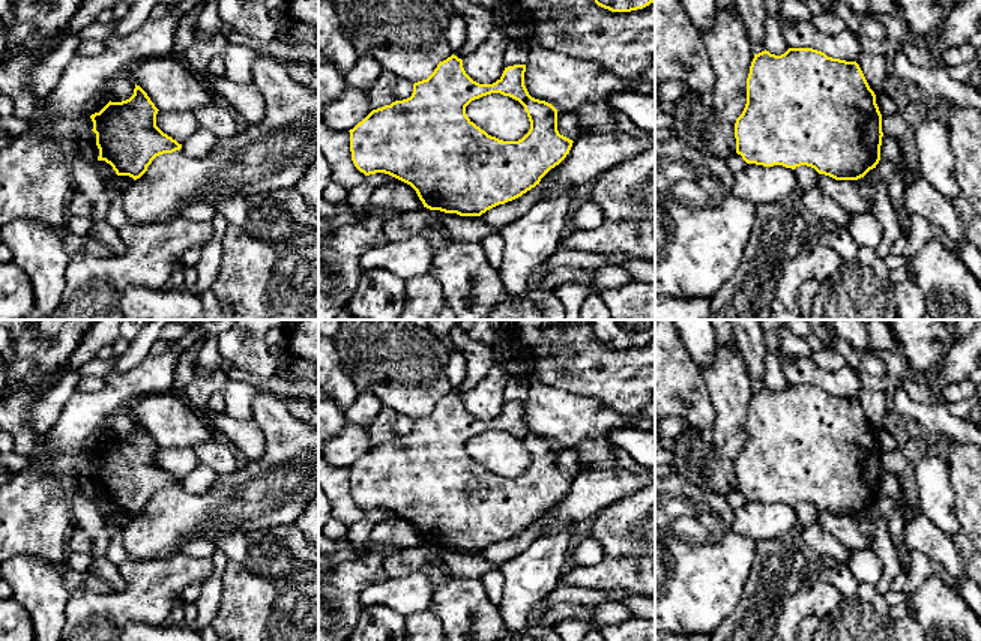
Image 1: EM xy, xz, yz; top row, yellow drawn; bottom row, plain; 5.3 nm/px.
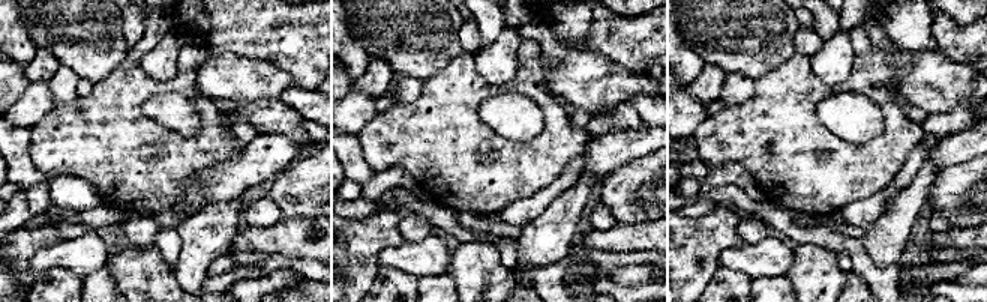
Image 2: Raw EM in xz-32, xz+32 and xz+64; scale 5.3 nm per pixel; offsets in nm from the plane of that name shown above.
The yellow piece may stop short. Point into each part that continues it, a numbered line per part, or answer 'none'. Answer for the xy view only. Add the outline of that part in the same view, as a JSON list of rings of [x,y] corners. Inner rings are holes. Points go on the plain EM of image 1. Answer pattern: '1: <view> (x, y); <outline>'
none

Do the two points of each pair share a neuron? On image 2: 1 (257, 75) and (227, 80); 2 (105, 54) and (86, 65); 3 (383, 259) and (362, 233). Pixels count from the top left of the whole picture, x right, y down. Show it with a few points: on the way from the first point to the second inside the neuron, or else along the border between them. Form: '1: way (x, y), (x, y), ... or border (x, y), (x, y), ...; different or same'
1: way (249, 80), (234, 80); same
2: way (101, 54), (90, 60); same
3: border (405, 241), (386, 247), (377, 256), (375, 263); different

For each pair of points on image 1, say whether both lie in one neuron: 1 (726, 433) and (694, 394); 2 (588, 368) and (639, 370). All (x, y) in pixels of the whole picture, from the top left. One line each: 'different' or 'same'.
1: different
2: same

